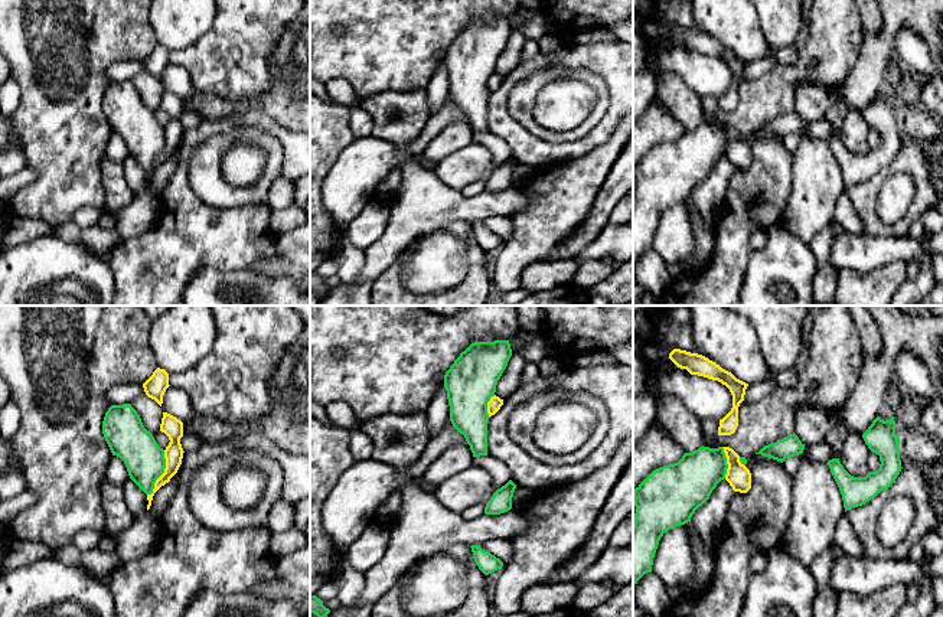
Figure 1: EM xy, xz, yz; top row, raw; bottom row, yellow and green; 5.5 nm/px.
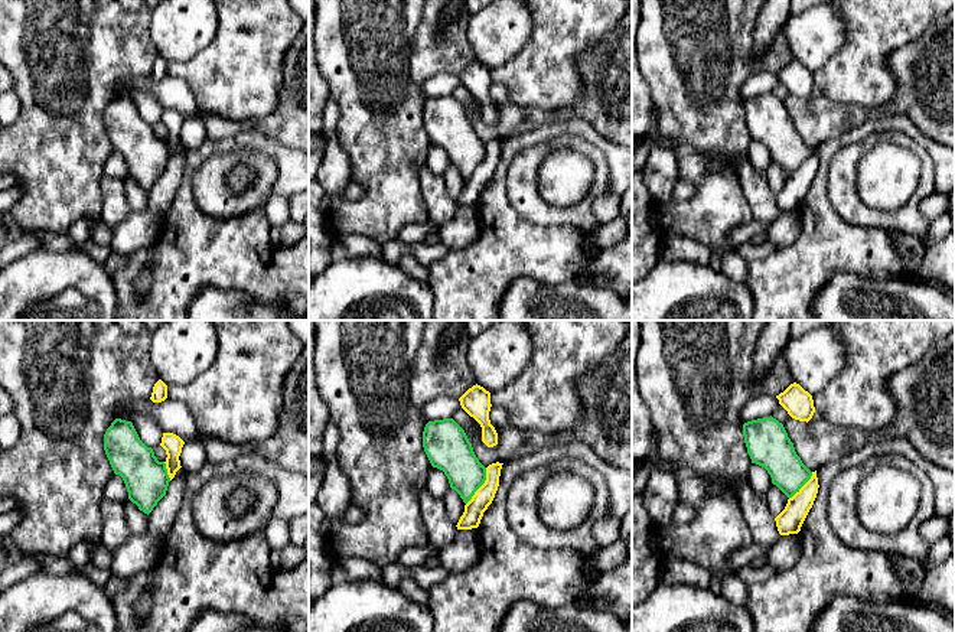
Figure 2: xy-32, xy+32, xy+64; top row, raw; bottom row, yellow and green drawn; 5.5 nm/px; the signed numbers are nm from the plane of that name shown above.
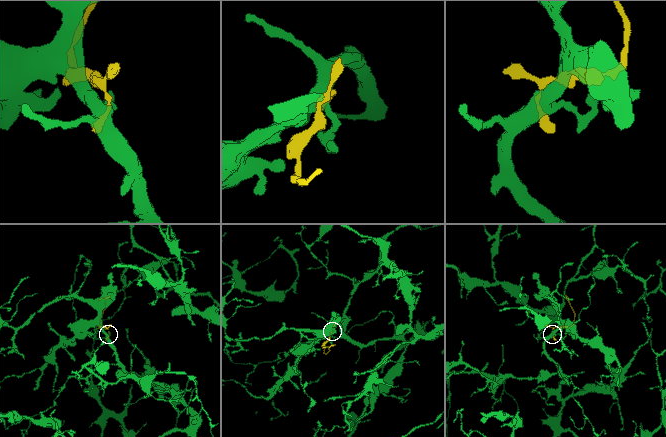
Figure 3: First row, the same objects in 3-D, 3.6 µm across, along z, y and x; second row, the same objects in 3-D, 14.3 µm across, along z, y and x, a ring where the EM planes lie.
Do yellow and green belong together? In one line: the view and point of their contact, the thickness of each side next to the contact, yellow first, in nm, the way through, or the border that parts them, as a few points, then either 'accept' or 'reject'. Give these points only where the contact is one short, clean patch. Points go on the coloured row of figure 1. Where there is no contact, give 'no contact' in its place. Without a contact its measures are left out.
contact xy (163, 473); calibres 110 and 220 nm; border xy (165, 450), (165, 472), (147, 495); reject

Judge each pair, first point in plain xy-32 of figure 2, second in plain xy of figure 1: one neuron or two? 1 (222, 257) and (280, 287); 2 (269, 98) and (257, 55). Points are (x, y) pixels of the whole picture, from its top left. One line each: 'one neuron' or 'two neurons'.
1: two neurons
2: one neuron

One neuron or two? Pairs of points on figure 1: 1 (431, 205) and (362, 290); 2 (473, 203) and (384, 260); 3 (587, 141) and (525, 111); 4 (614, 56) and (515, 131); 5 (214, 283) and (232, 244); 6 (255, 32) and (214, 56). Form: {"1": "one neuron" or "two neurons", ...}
{"1": "one neuron", "2": "one neuron", "3": "two neurons", "4": "one neuron", "5": "two neurons", "6": "one neuron"}

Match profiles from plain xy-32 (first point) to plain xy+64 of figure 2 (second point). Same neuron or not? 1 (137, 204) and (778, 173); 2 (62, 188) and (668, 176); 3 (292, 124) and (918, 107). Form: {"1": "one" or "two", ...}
{"1": "one", "2": "two", "3": "one"}

